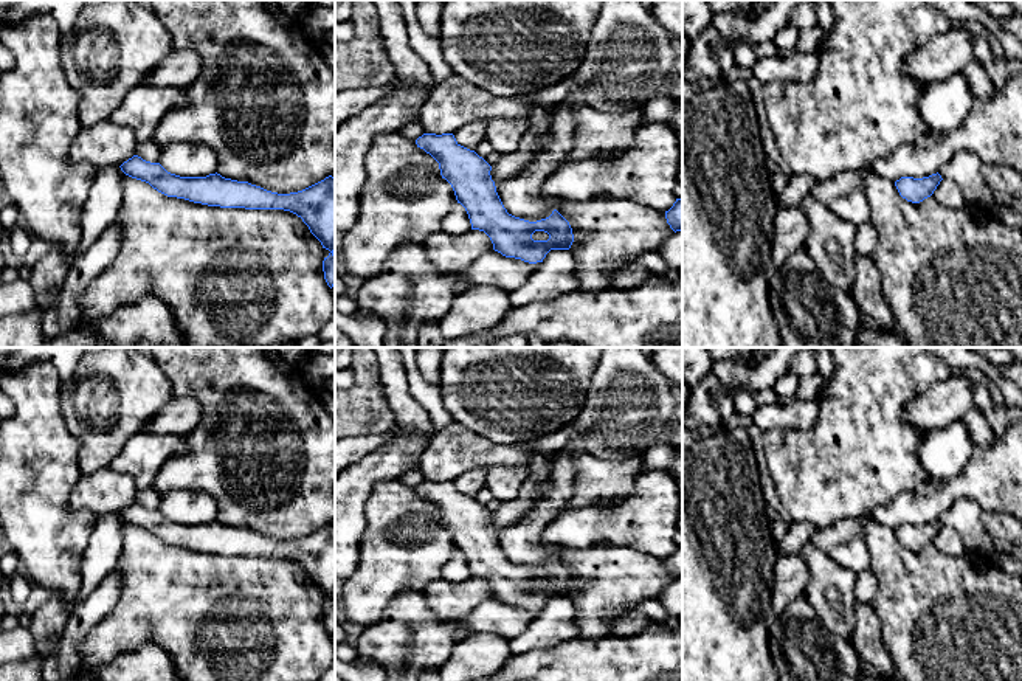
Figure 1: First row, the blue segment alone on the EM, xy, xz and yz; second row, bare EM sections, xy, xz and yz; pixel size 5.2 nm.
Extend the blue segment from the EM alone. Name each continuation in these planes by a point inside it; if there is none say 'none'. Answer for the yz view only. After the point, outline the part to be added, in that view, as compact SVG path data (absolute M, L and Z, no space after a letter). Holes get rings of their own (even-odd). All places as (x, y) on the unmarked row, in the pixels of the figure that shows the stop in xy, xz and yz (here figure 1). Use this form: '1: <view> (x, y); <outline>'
none

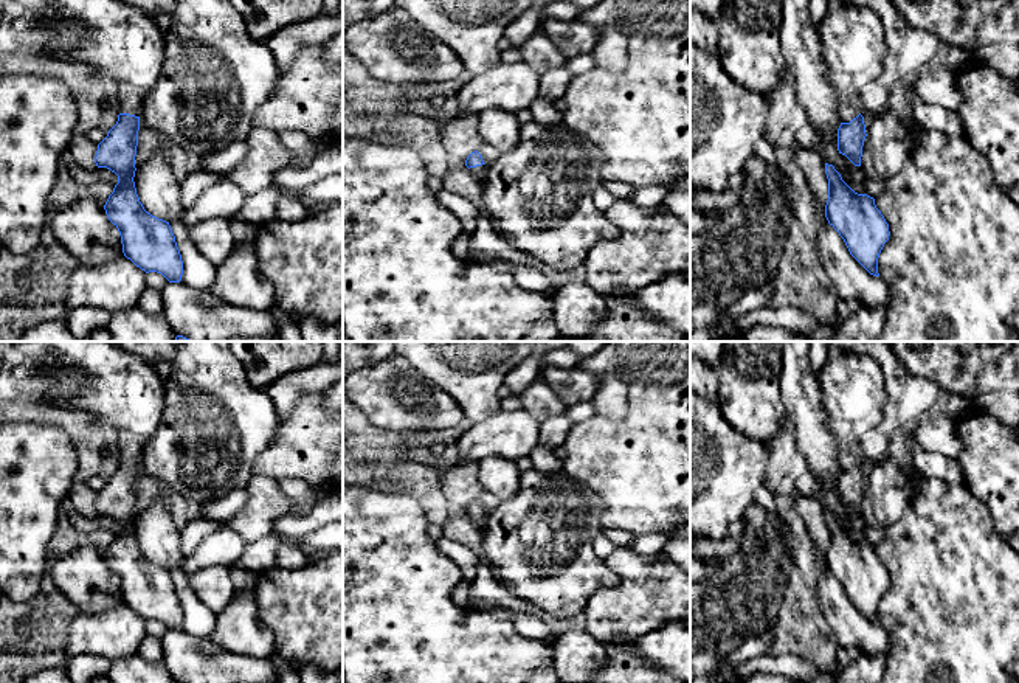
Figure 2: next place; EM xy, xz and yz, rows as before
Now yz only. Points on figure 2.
1: yz (909, 398); M828 342L828 346L869 355L883 368L887 394L883 418L856 442L856 456L862 464L878 461L895 433L914 425L924 413L935 408L940 387L924 377L909 376L887 342Z

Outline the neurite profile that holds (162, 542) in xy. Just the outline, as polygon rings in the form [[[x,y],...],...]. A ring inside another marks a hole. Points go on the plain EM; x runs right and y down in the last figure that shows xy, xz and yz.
[[[168,494],[155,498],[135,518],[135,536],[144,557],[152,563],[172,570],[185,562],[185,537],[169,512]]]

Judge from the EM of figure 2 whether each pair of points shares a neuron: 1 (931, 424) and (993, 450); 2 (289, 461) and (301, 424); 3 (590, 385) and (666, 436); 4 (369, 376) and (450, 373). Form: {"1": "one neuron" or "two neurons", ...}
{"1": "two neurons", "2": "one neuron", "3": "two neurons", "4": "two neurons"}

